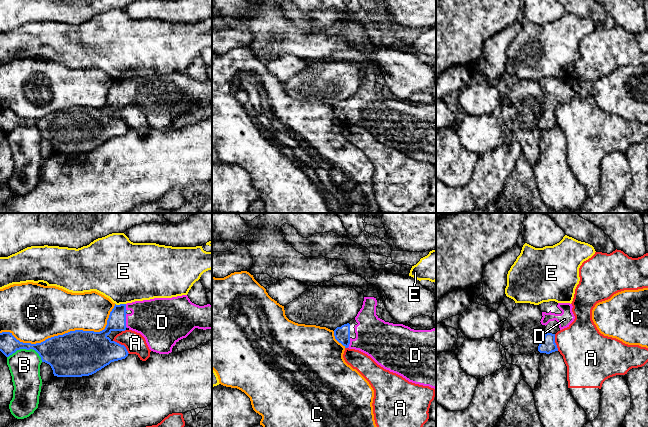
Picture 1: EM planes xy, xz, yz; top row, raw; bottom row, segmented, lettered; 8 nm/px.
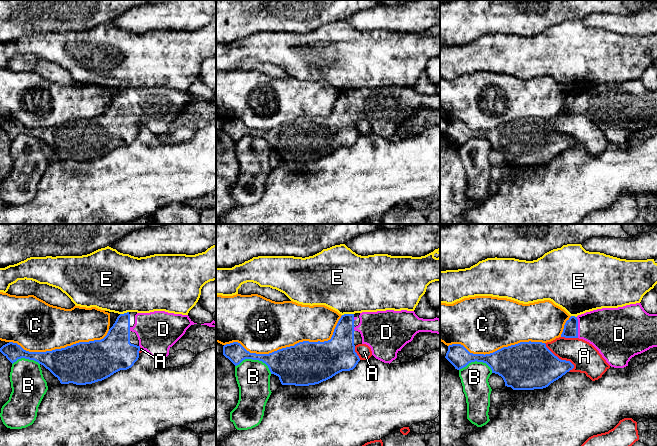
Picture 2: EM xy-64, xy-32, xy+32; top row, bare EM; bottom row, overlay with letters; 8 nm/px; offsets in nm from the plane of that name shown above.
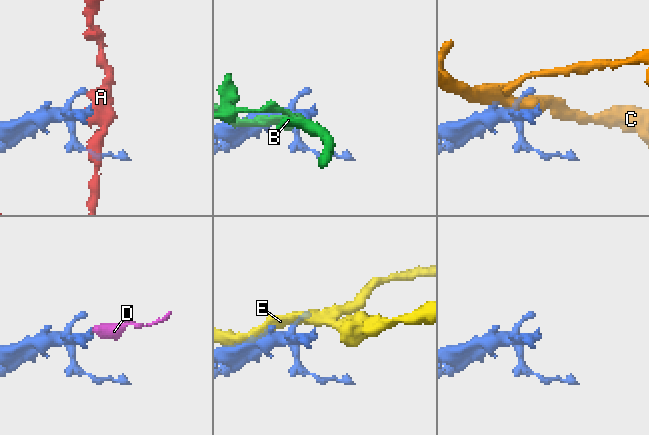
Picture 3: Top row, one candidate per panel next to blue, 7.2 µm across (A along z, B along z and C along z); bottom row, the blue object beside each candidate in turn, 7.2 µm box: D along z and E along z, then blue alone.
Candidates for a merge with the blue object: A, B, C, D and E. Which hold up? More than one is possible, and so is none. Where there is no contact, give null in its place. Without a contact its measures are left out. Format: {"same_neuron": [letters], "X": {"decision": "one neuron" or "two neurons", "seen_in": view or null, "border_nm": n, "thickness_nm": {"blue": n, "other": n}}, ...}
{"same_neuron": ["D"], "A": {"decision": "two neurons", "seen_in": "xy", "border_nm": 170, "thickness_nm": {"blue": 320, "other": 170}}, "B": {"decision": "two neurons", "seen_in": "xy", "border_nm": 300, "thickness_nm": {"blue": 240, "other": 260}}, "C": {"decision": "two neurons", "seen_in": "xy", "border_nm": 950, "thickness_nm": {"blue": 380, "other": 420}}, "D": {"decision": "one neuron", "seen_in": "xy", "border_nm": 120, "thickness_nm": {"blue": 140, "other": 340}}, "E": {"decision": "two neurons", "seen_in": "xy", "border_nm": 90, "thickness_nm": {"blue": 140, "other": 460}}}

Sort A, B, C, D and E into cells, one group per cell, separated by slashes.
A / B / C / D / E

